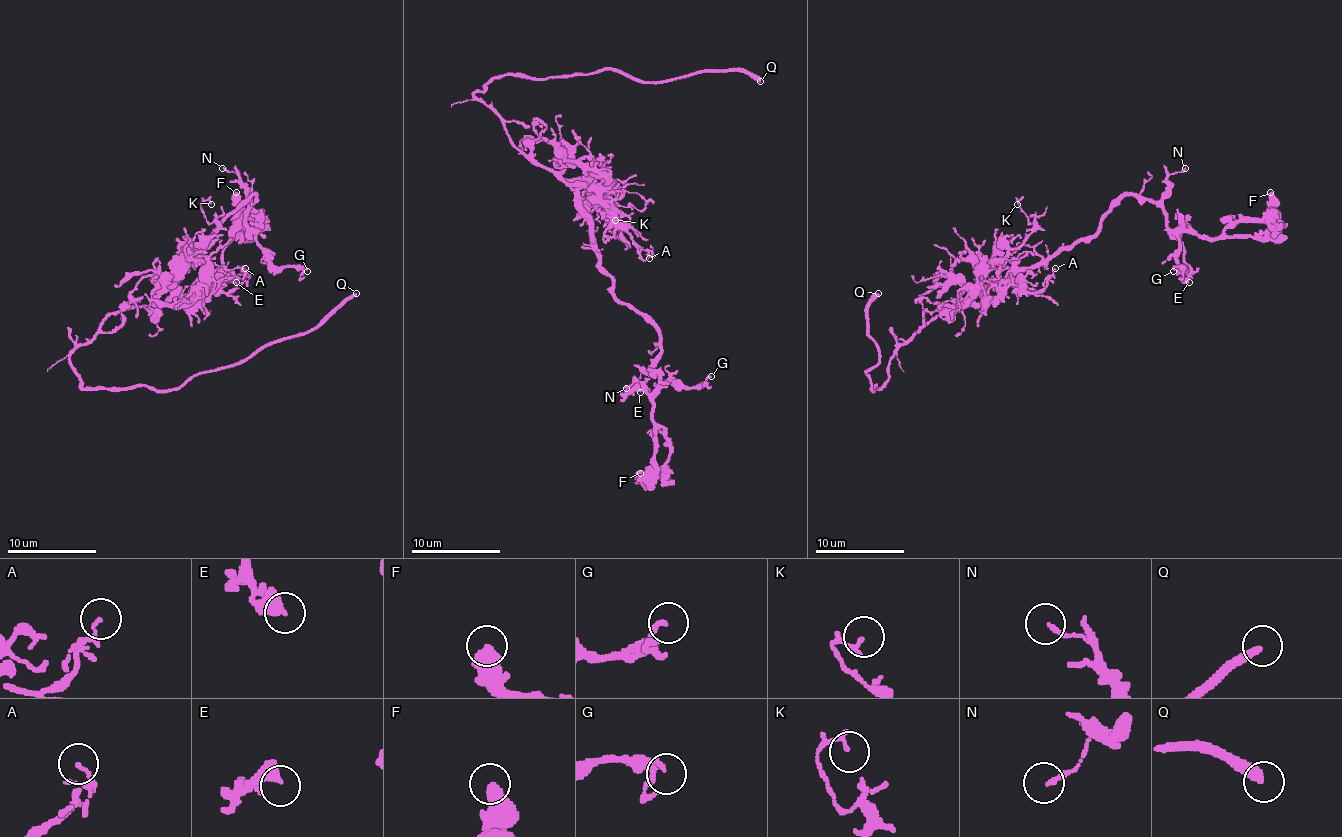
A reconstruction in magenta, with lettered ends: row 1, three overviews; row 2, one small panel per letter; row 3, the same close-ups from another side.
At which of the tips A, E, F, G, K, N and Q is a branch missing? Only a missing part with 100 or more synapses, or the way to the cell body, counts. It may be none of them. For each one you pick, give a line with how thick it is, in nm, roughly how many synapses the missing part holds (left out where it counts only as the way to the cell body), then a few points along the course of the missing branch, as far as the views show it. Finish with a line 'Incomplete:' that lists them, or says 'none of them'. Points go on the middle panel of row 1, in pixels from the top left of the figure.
Q: 320 nm
Incomplete: Q

